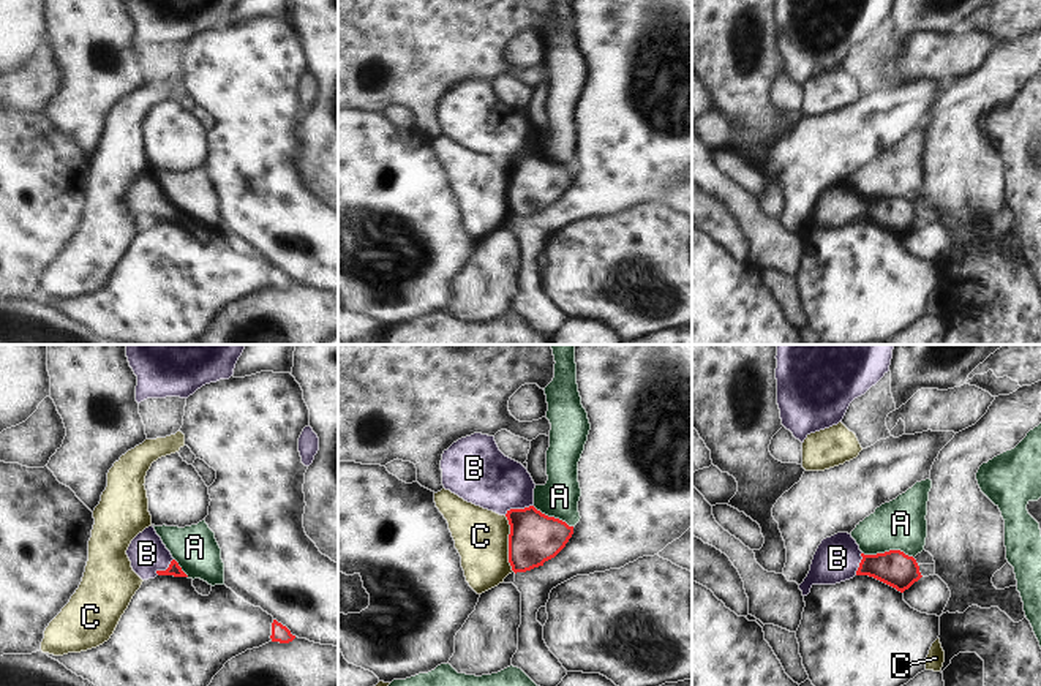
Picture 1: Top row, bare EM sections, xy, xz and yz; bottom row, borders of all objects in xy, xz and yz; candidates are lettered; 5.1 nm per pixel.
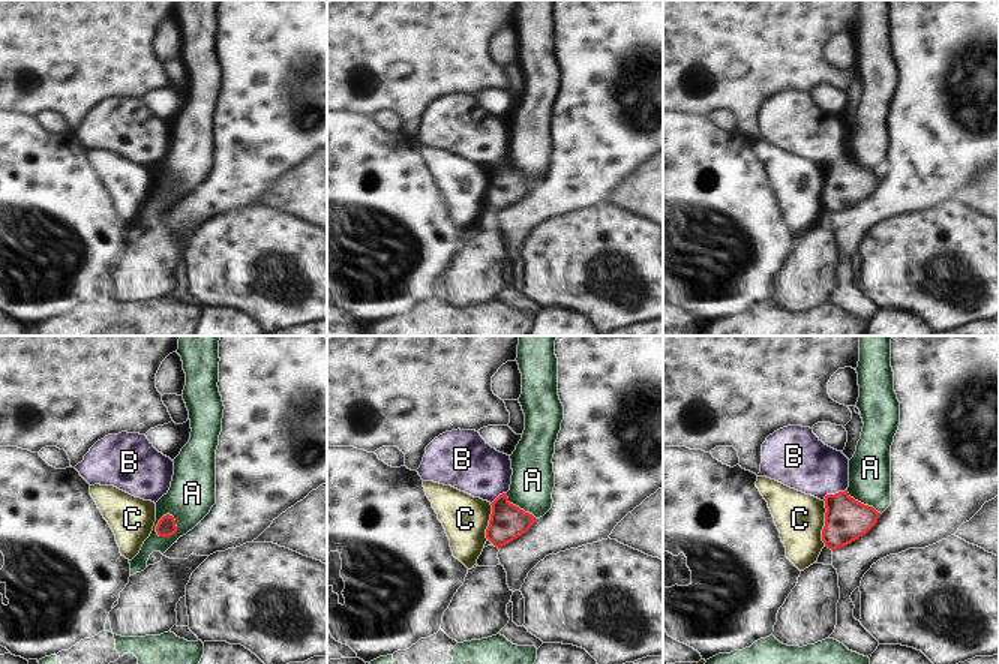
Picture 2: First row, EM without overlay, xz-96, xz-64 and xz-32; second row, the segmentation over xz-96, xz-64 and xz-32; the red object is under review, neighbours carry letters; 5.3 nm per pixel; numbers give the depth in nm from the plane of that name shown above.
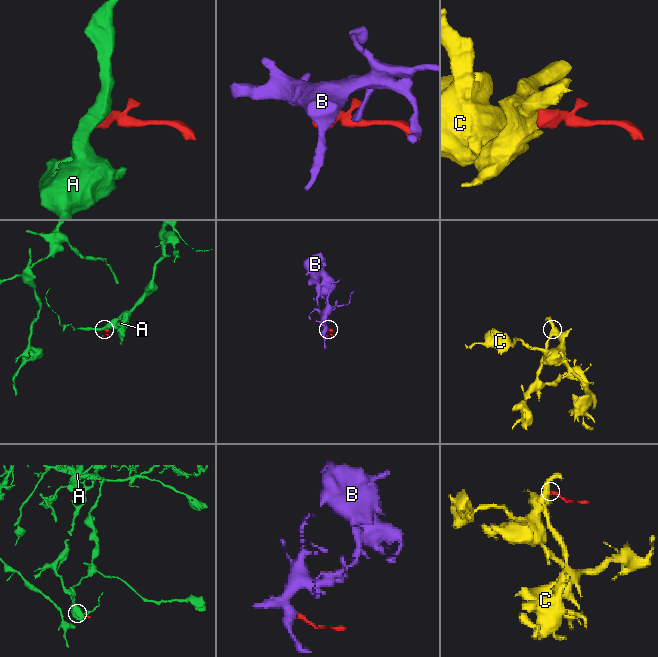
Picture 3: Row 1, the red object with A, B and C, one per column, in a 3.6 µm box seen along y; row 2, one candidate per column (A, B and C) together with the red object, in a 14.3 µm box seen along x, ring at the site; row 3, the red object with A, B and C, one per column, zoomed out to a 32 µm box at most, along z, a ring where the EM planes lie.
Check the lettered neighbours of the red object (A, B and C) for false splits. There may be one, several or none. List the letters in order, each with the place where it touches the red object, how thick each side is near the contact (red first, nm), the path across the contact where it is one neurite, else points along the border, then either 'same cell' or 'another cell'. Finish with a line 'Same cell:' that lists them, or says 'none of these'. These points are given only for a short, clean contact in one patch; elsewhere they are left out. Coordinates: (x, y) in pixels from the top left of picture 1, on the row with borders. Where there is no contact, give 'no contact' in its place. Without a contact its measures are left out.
A: contact yz (888, 552); calibres 180 and 260 nm; border yz (863, 552), (883, 554), (902, 550), (913, 558); another cell
B: contact xz (518, 509); calibres 260 and 300 nm; way xz (534, 538), (518, 509), (484, 476); same cell
C: contact xz (509, 544); calibres 260 and 280 nm; border xz (504, 516), (509, 525), (509, 565), (514, 571); another cell
Same cell: B

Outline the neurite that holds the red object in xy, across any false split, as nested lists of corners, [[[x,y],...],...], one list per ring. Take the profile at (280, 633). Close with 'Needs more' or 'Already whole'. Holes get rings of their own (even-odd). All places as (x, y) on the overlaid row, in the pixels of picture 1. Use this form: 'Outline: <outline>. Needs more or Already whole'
Outline: [[[273,620],[270,639],[272,642],[289,643],[295,639],[295,635],[292,635],[286,626]]]. Already whole

